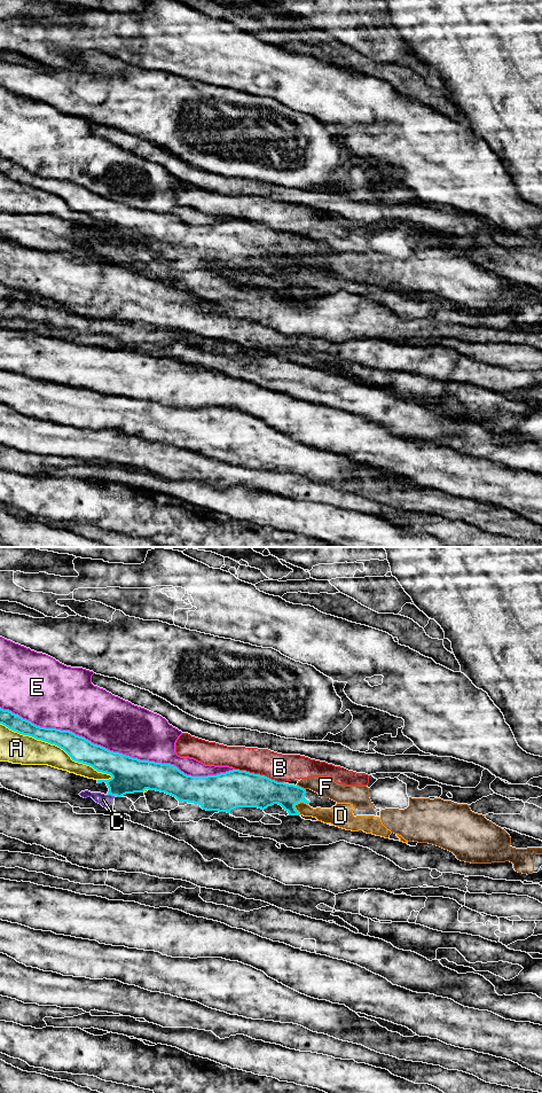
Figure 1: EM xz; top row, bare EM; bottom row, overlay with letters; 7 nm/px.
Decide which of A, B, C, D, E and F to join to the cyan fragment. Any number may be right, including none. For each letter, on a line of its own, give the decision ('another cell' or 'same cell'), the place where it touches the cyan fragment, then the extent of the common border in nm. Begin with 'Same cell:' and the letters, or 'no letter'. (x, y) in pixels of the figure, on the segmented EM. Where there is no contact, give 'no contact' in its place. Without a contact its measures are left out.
Same cell: C
A: another cell | xz (56, 744) | 900 nm
B: another cell | xz (259, 774) | 360 nm
C: same cell | xz (111, 795) | 50 nm
D: another cell | xz (296, 803) | 110 nm
E: another cell | xz (117, 752) | 1700 nm
F: another cell | xz (300, 787) | 70 nm

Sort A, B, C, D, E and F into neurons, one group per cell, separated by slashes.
A / B D F / C / E

